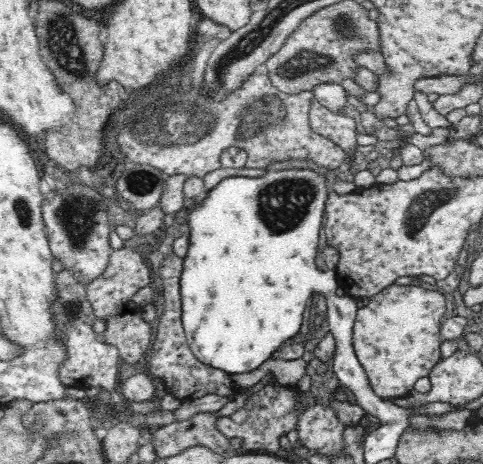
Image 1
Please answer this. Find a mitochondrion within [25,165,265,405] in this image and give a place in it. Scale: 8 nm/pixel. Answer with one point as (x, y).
(78, 214)

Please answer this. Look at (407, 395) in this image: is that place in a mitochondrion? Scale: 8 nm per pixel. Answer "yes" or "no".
no

